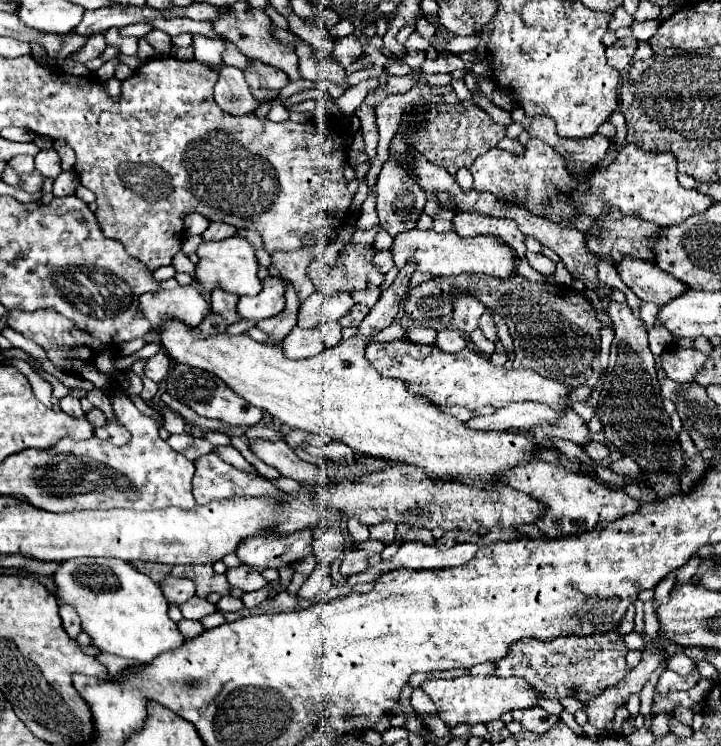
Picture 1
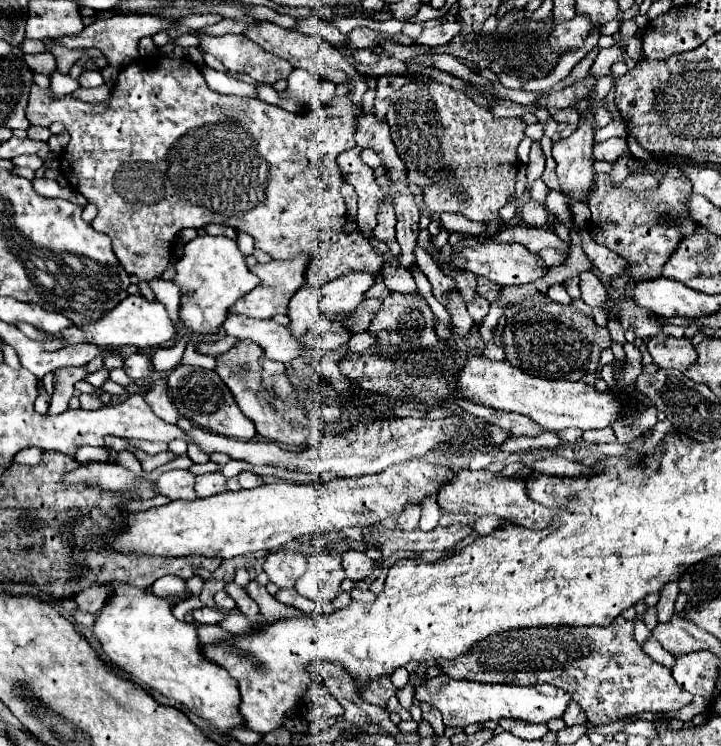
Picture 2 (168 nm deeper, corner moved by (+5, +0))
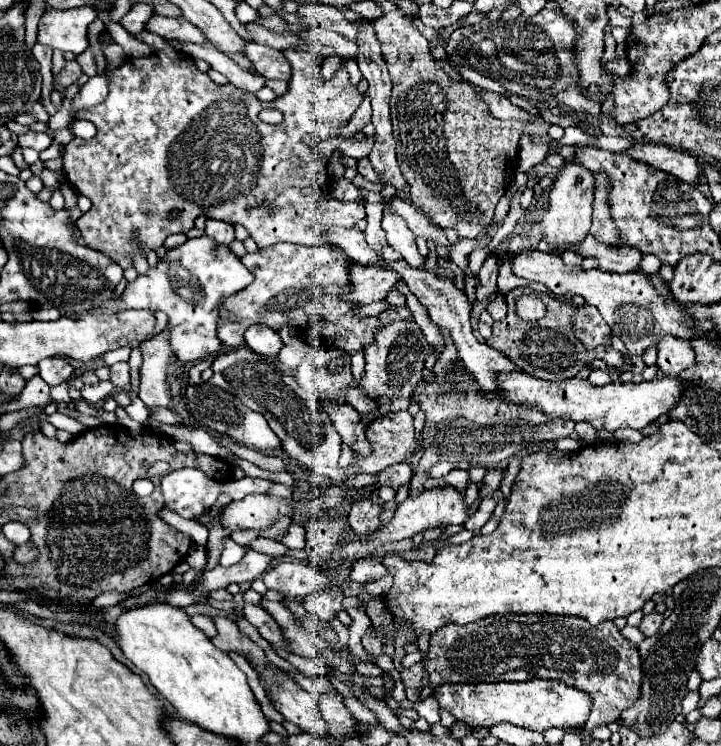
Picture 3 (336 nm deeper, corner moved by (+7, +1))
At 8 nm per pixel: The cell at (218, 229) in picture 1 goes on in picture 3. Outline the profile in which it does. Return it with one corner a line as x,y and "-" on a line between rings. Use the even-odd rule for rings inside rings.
211,218
207,220
205,234
207,234
209,238
213,238
215,242
225,244
225,246
229,246
229,244
235,240
235,230
233,230
231,224
227,224
227,222
219,222
219,220
211,220

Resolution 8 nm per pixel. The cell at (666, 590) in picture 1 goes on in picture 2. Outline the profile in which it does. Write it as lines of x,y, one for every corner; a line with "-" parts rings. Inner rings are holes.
617,617
607,627
521,627
503,631
475,643
467,655
459,655
459,659
451,661
439,659
437,665
451,679
507,685
555,685
581,705
591,725
613,723
641,711
677,711
693,699
691,693
675,683
667,667
643,653
633,639
633,623
623,617
-
575,629
579,629
577,639
-
639,687
641,695
635,695
-
575,689
581,695
575,695

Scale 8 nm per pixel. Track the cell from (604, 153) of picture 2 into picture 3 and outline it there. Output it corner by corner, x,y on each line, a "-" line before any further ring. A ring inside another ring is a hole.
633,144
631,148
623,150
623,154
629,154
637,162
645,162
655,170
667,172
693,186
699,186
699,180
703,176
703,168
697,158
663,144

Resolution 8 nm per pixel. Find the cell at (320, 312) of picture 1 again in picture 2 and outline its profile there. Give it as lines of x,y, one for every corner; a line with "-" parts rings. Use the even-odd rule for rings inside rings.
353,271
337,277
319,291
319,309
335,315
339,311
353,311
363,299
367,289
375,283
375,275
367,271

